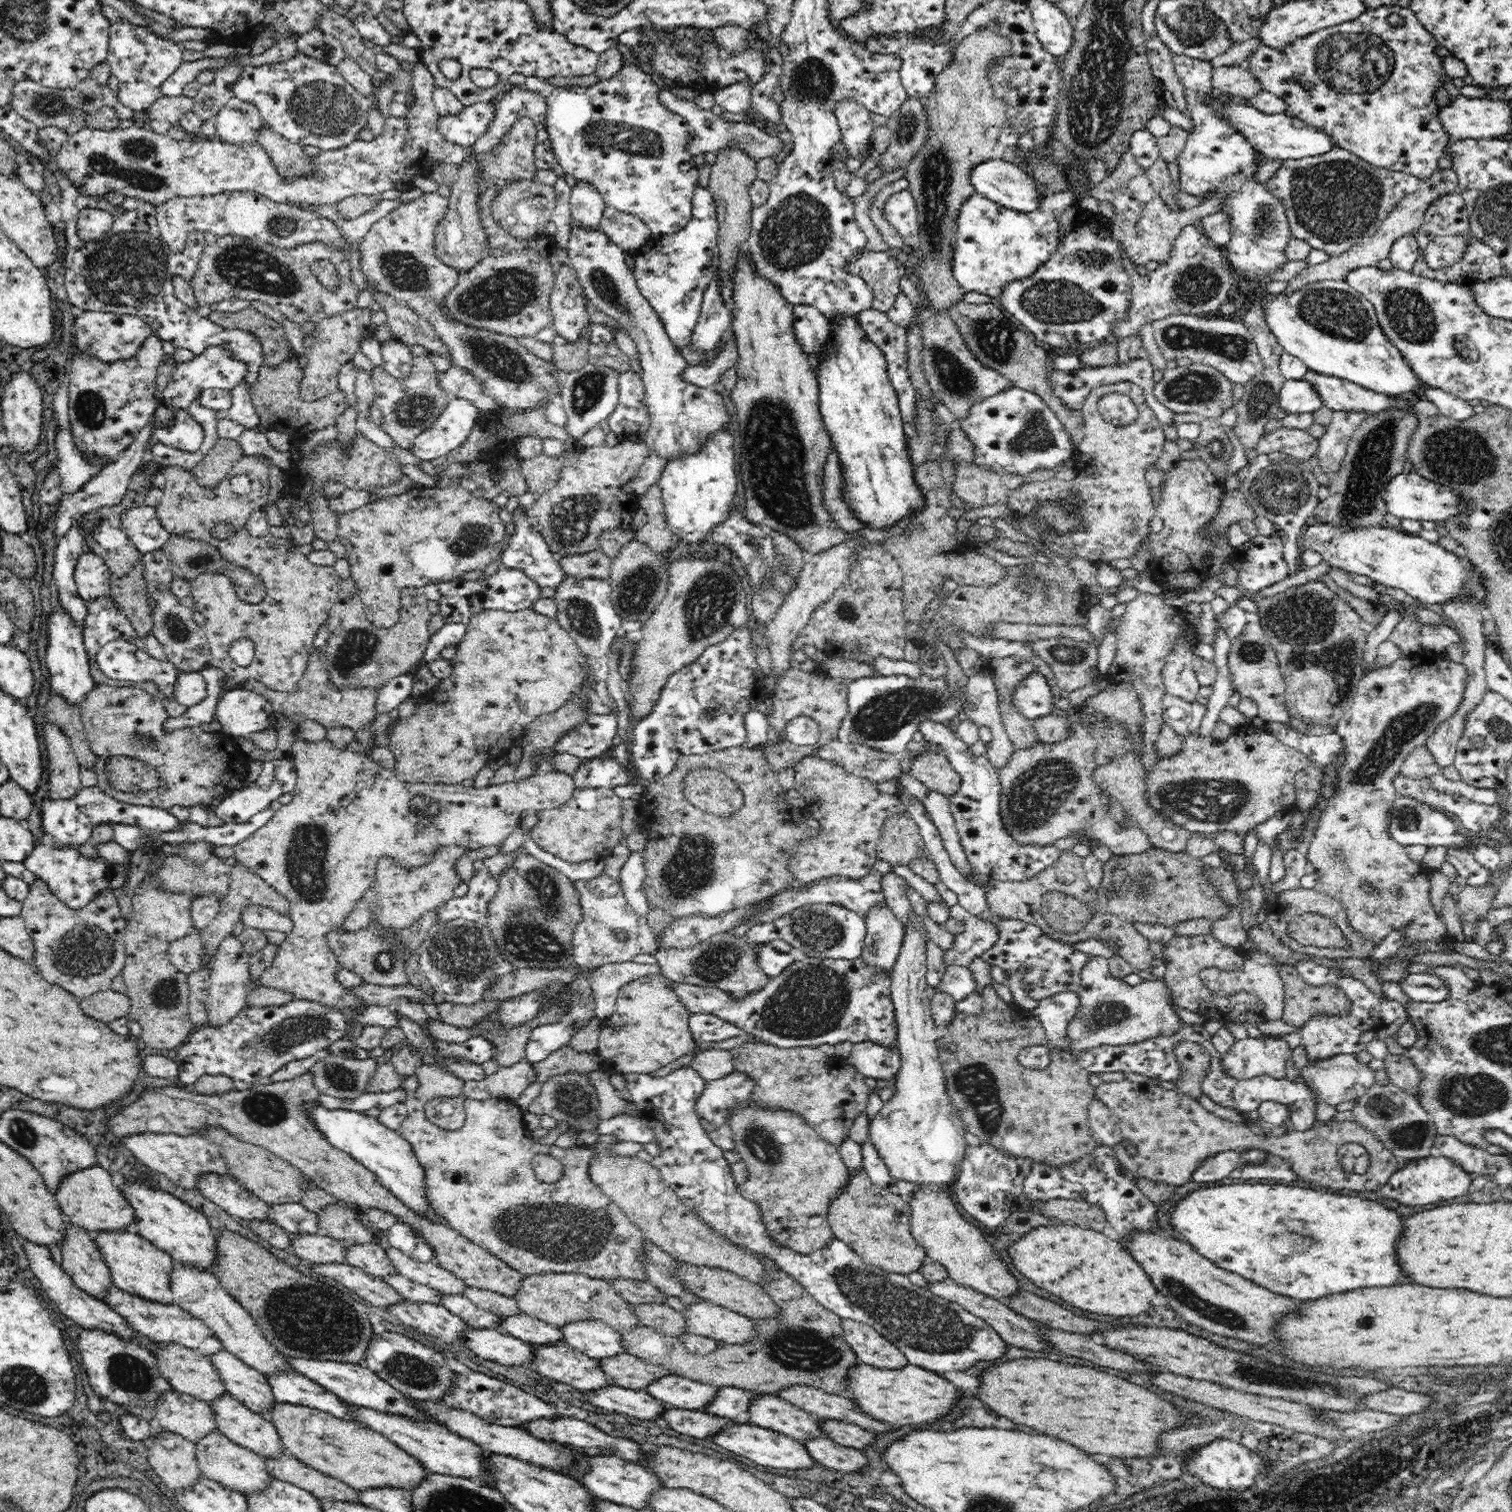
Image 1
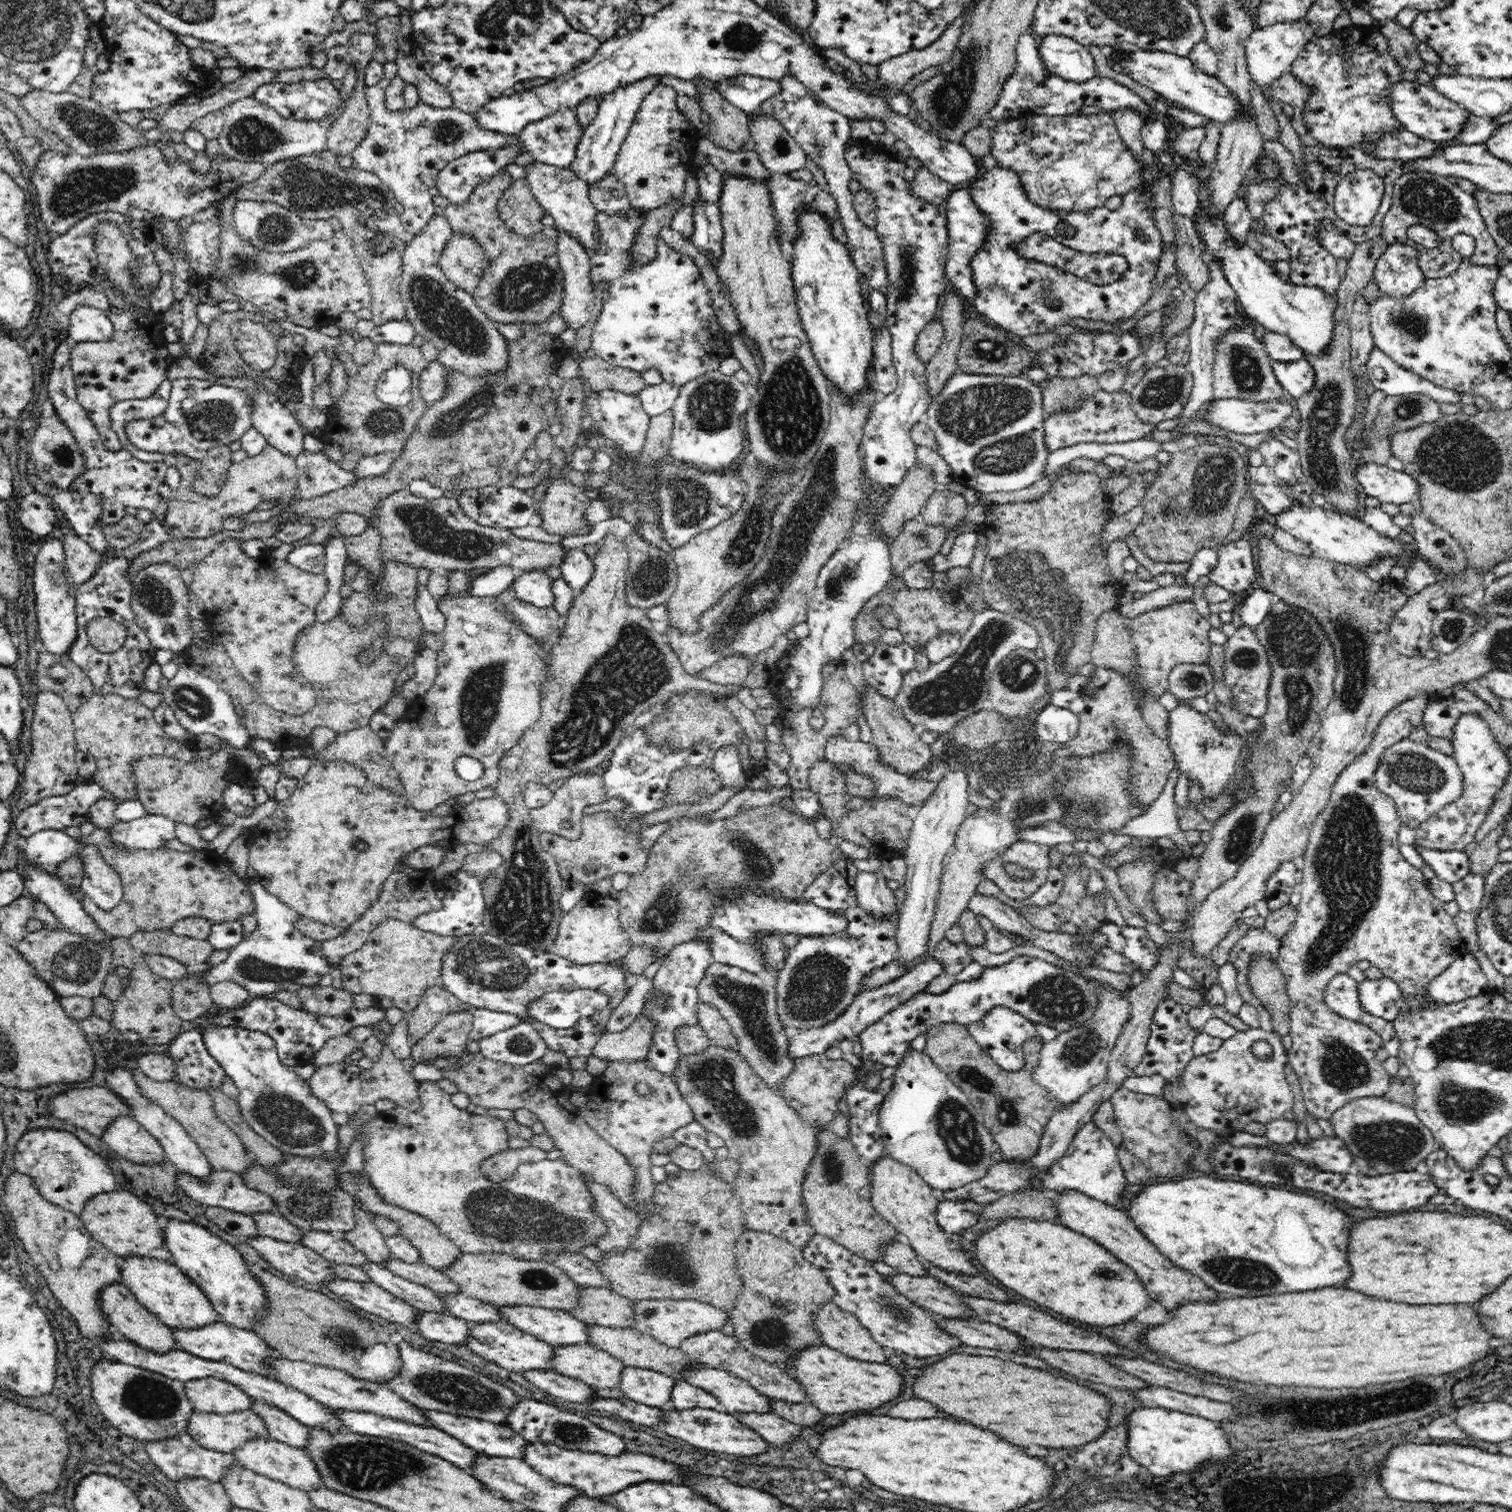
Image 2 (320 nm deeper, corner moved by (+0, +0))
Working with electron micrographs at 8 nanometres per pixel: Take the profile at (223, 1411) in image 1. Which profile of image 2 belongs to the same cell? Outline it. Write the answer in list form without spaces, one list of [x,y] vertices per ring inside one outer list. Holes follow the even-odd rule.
[[[260,1435],[259,1437],[250,1437],[241,1446],[234,1447],[231,1452],[235,1462],[244,1468],[256,1471],[256,1474],[267,1475],[268,1478],[276,1479],[278,1482],[287,1483],[288,1486],[296,1487],[307,1493],[323,1486],[320,1472],[317,1472],[316,1465],[313,1464],[305,1449]]]

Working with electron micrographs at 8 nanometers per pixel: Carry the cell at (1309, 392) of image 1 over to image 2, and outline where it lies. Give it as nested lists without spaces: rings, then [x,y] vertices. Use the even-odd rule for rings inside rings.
[[[1240,398],[1214,399],[1203,420],[1234,434],[1268,432],[1296,415],[1289,398],[1256,403]]]

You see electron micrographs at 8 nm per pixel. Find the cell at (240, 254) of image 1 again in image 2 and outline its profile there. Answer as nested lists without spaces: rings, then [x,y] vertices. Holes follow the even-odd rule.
[[[224,222],[219,237],[216,262],[219,280],[224,281],[232,294],[240,300],[252,302],[260,311],[268,311],[279,320],[288,320],[306,328],[321,328],[324,324],[334,322],[342,312],[358,312],[361,308],[370,306],[368,279],[357,258],[352,238],[344,230],[335,231],[331,239],[309,242],[298,250],[283,253],[252,246],[252,243],[240,238],[235,226],[230,226],[228,222]]]

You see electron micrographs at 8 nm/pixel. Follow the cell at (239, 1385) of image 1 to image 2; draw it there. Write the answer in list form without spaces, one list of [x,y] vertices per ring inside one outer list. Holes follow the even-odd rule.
[[[252,1399],[249,1408],[257,1416],[260,1416],[261,1422],[264,1423],[266,1430],[268,1430],[268,1436],[278,1442],[305,1449],[304,1446],[310,1428],[292,1418],[286,1411],[280,1410],[278,1406],[272,1406],[266,1399]]]

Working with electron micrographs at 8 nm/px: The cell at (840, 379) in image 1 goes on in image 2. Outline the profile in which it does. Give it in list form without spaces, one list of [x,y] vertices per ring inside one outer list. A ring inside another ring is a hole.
[[[816,214],[804,218],[804,230],[808,234],[800,238],[800,246],[789,252],[800,321],[821,373],[846,403],[852,403],[864,392],[866,372],[873,368],[875,346],[875,332],[866,316],[860,291],[861,273],[848,248],[828,238],[828,226]]]

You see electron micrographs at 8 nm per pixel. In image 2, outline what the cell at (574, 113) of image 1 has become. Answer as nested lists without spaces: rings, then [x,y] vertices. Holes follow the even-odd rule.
[[[564,107],[538,119],[537,122],[528,124],[518,135],[525,146],[525,151],[531,154],[536,161],[545,165],[554,165],[560,169],[568,169],[574,160],[584,131],[583,122],[577,117],[575,109]]]

